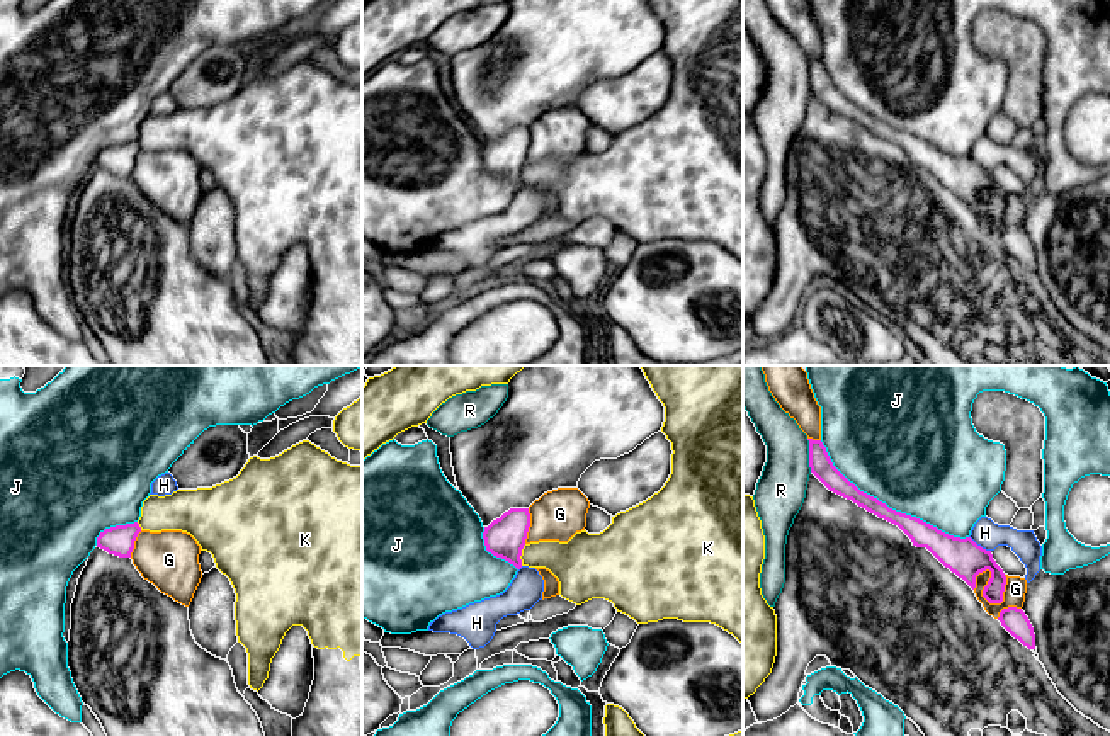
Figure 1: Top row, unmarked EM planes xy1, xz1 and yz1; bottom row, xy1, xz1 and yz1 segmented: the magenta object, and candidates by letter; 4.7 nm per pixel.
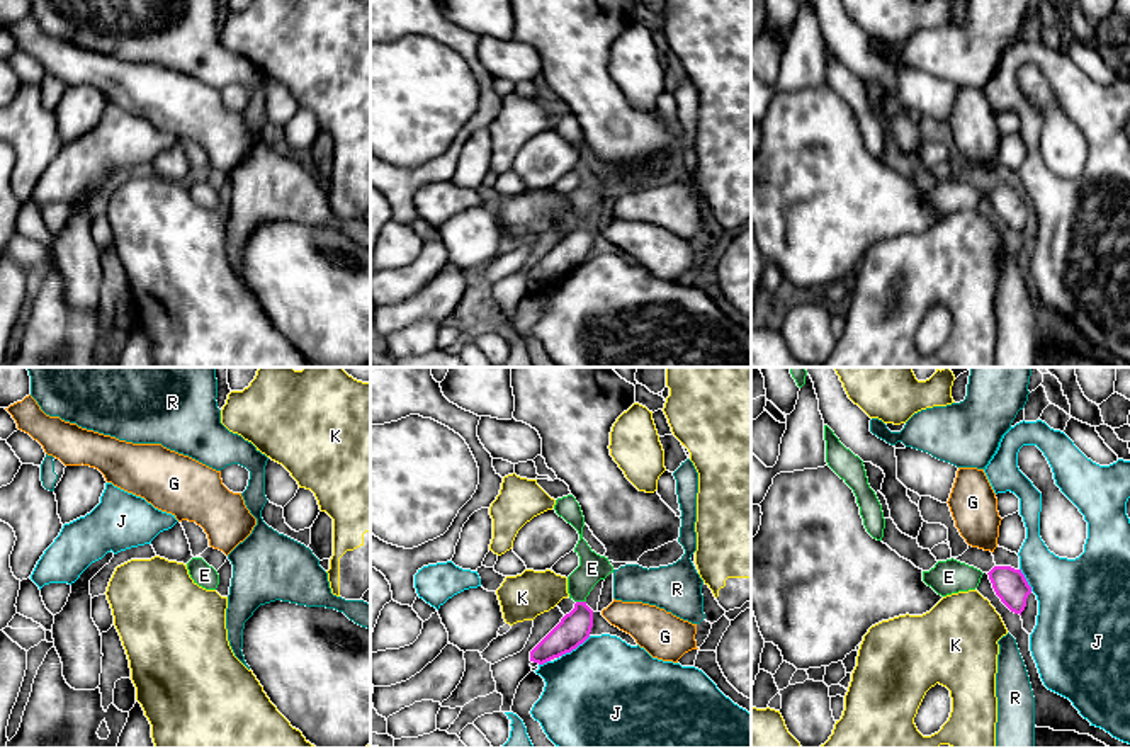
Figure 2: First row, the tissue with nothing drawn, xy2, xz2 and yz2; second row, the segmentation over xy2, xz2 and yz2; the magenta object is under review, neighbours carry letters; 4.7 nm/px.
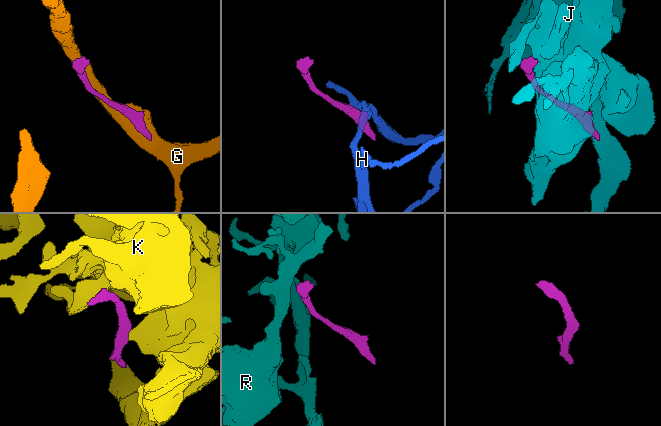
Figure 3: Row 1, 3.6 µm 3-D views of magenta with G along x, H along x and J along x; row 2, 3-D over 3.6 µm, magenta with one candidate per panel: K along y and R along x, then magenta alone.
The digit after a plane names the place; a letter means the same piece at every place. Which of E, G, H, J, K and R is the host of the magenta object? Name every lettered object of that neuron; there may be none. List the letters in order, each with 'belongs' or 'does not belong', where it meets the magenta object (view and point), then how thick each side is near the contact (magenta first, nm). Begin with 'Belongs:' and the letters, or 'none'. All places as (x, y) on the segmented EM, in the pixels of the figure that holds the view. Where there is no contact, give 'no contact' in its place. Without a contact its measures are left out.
Belongs: E
E: belongs | xz2 (581, 602) | 150/130 nm
G: does not belong | yz1 (983, 590) | 180/110 nm
H: does not belong | yz1 (979, 546) | 180/130 nm
J: does not belong | yz1 (888, 507) | 120/480 nm
K: does not belong | xz1 (521, 554) | 190/200 nm
R: does not belong | yz1 (809, 456) | 110/240 nm

